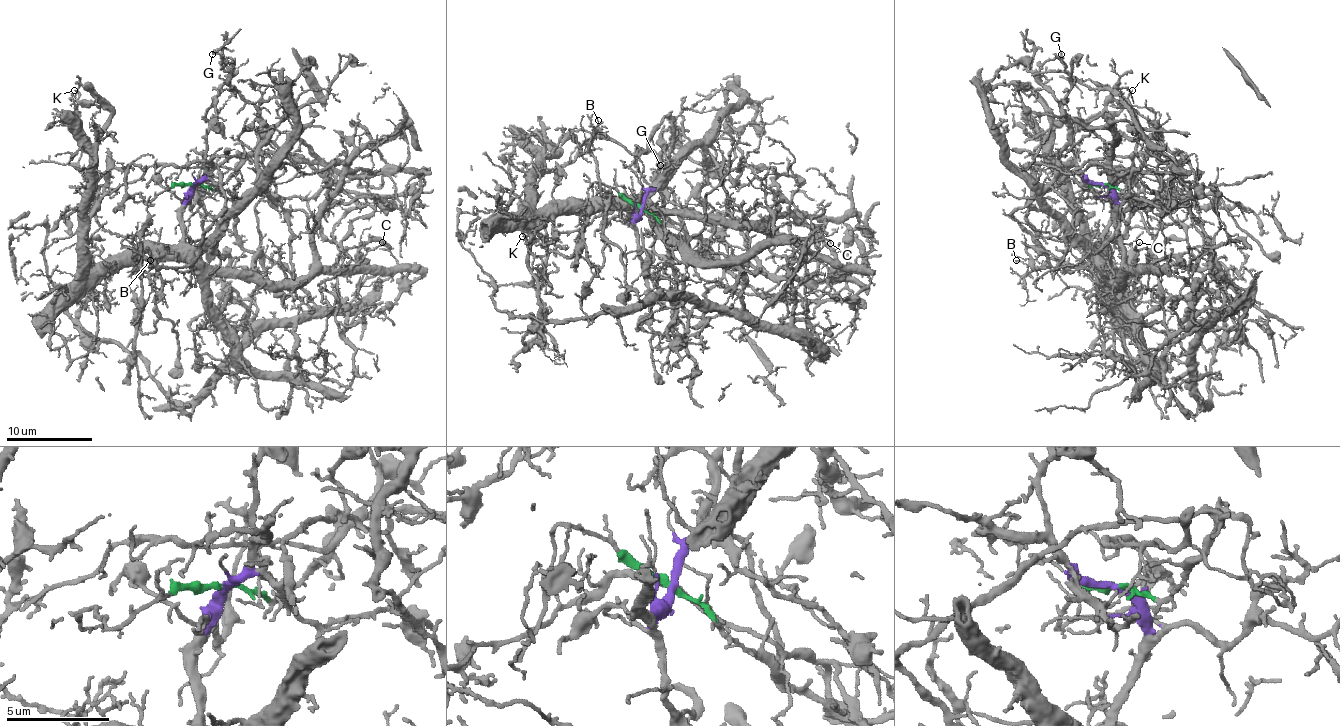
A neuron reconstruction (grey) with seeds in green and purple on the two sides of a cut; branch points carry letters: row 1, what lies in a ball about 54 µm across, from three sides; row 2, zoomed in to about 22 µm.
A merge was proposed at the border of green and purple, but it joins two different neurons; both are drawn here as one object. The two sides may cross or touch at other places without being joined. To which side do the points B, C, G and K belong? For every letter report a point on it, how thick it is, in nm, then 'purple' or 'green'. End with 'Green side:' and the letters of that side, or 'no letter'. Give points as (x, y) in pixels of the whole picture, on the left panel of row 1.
B: at (150, 260); 110 nm thick; green
C: at (382, 242); 120 nm thick; purple
G: at (212, 54); 130 nm thick; purple
K: at (74, 90); 110 nm thick; purple
Green side: B

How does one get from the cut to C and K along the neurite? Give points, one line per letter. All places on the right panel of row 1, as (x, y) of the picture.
C: (1104, 184), (1114, 194), (1108, 231), (1101, 246), (1101, 261), (1119, 282), (1136, 265), (1136, 246), (1140, 241)
K: (1104, 184), (1114, 194), (1104, 269), (1069, 179), (1035, 117), (1112, 115), (1131, 89)

